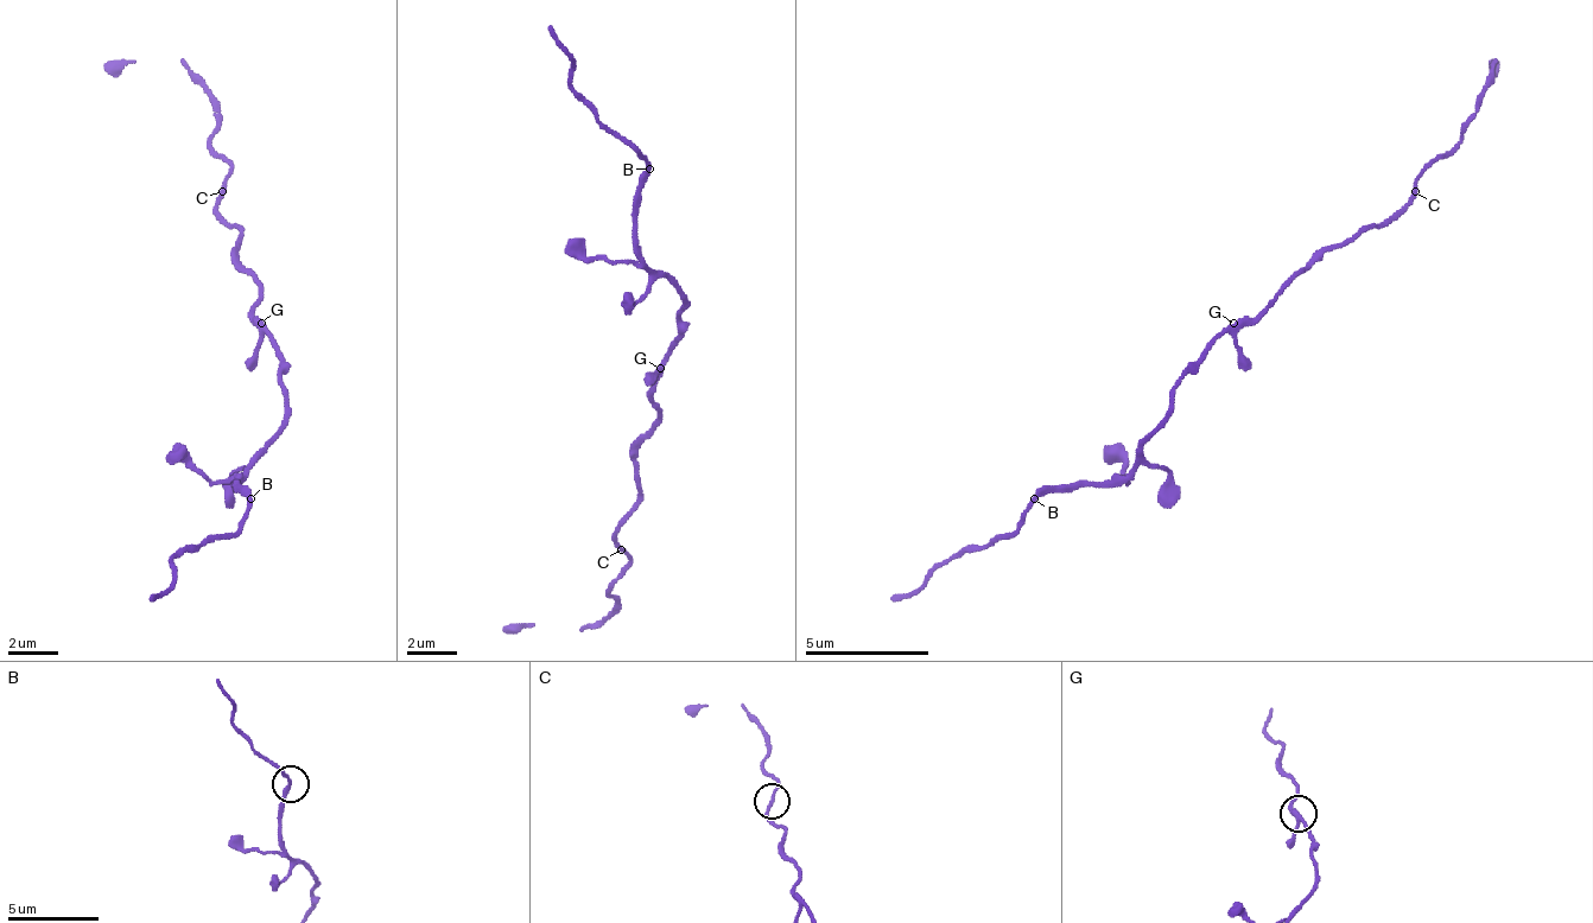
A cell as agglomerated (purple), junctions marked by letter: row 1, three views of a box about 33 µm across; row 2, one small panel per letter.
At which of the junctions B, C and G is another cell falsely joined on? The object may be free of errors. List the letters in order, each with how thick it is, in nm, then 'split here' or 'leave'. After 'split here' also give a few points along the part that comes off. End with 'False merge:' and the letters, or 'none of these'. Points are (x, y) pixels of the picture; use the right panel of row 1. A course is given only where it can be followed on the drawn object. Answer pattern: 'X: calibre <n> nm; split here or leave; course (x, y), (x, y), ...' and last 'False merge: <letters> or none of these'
B: calibre 200 nm; leave
C: calibre 130 nm; leave
G: calibre 200 nm; leave
False merge: none of these

